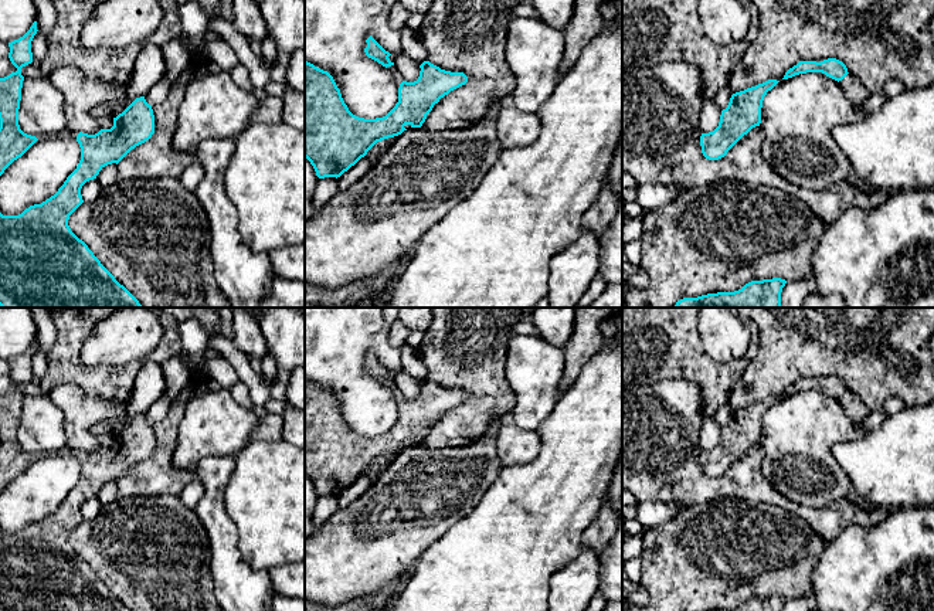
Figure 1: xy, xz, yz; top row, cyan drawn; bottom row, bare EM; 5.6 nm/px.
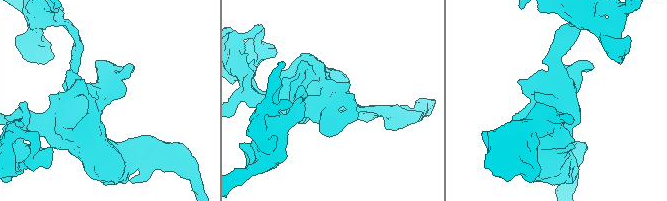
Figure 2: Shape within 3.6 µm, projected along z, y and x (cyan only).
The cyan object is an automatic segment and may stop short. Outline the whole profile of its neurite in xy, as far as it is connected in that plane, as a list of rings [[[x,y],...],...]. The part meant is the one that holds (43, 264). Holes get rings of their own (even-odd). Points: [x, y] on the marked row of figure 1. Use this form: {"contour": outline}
{"contour": [[[145,96],[136,98],[113,118],[111,129],[95,135],[79,132],[81,160],[58,191],[18,215],[0,213],[0,306],[1,308],[142,308],[139,301],[101,264],[69,228],[69,215],[84,203],[82,186],[99,172],[119,163],[154,133],[154,115]]]}

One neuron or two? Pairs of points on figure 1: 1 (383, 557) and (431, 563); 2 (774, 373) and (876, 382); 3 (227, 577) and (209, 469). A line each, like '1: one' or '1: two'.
1: two
2: one
3: one

